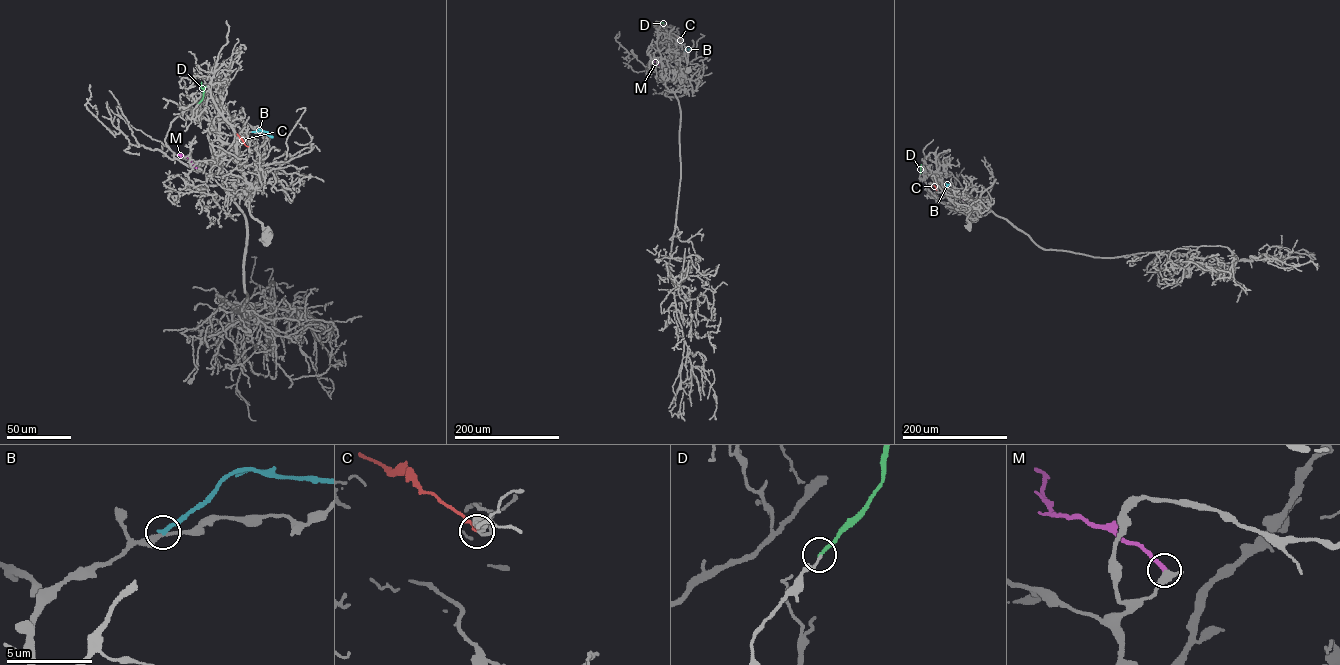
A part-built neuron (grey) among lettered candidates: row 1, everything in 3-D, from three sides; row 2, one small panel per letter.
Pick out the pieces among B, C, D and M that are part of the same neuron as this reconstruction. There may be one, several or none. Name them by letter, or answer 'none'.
none

